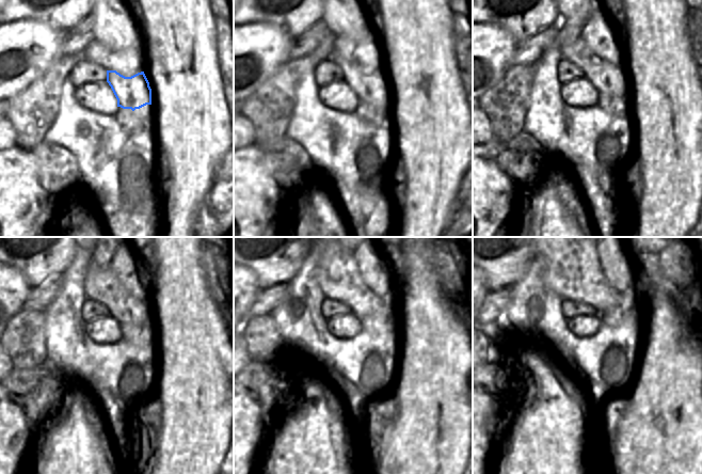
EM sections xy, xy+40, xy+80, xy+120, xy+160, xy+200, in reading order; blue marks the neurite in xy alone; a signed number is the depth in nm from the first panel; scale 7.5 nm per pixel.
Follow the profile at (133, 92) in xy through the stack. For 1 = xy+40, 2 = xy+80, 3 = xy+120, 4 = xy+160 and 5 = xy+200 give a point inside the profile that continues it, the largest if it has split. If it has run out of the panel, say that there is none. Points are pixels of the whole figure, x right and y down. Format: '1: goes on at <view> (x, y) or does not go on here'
1: goes on at xy+40 (372, 89)
2: goes on at xy+80 (607, 78)
3: goes on at xy+120 (101, 285)
4: goes on at xy+160 (337, 273)
5: goes on at xy+200 (572, 270)

